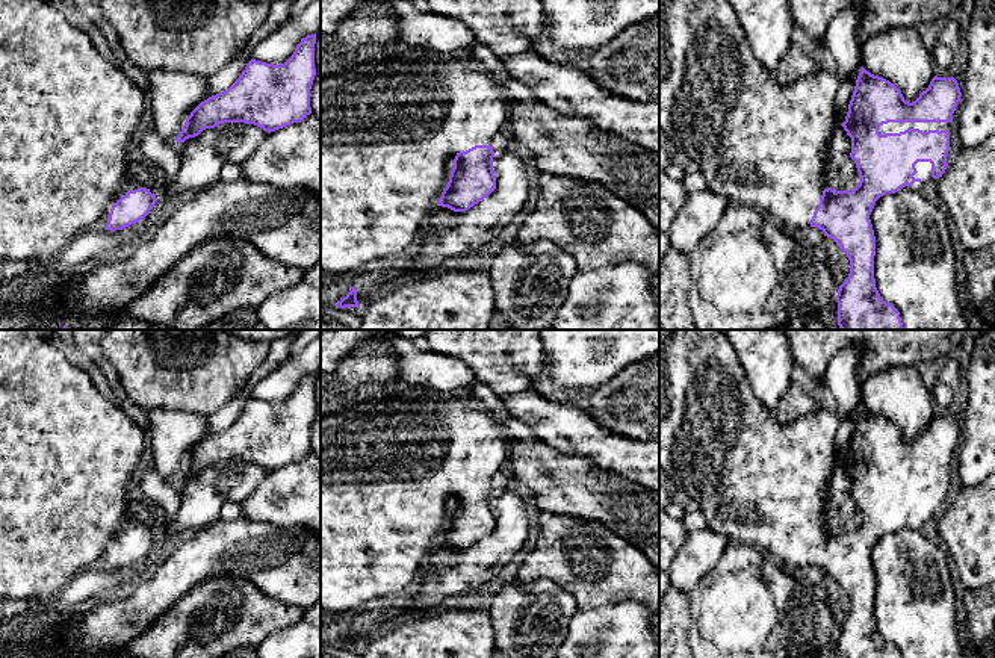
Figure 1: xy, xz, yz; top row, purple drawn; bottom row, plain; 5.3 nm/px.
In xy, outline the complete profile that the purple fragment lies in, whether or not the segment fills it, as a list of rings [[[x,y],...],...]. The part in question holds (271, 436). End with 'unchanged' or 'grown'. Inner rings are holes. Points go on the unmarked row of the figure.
[[[316,372],[307,374],[280,404],[251,398],[228,428],[191,451],[175,480],[181,483],[222,461],[254,463],[268,472],[301,461],[312,452],[315,383]]]; unchanged

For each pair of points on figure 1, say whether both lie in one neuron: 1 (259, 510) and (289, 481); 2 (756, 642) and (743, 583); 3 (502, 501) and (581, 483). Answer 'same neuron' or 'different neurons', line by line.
1: same neuron
2: same neuron
3: different neurons

